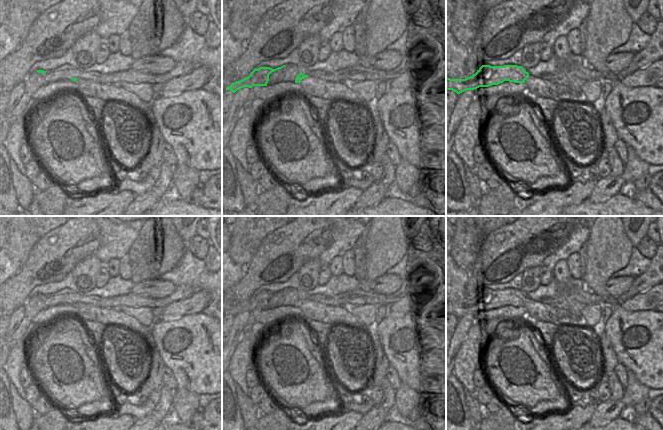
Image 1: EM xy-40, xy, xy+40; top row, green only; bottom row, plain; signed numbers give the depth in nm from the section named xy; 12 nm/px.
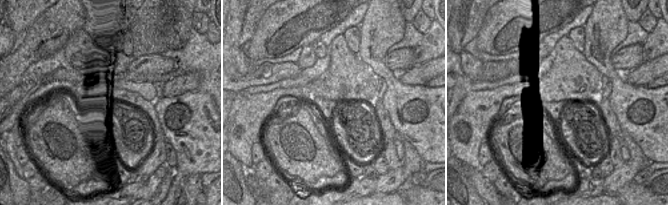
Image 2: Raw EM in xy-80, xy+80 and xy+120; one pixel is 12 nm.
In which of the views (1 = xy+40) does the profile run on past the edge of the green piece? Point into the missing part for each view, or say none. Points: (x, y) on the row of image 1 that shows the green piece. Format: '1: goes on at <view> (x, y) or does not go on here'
1: goes on at xy+40 (538, 87)

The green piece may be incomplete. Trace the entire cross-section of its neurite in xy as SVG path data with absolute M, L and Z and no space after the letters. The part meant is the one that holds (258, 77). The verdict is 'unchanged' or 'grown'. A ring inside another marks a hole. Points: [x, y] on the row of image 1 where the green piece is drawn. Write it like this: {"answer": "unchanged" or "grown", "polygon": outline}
{"answer": "unchanged", "polygon": "M285 65L276 69L272 69L270 67L260 67L258 69L255 68L248 77L232 83L227 87L227 90L231 90L233 93L235 93L237 90L243 87L252 88L253 86L267 86L269 75L283 67L285 67Z"}

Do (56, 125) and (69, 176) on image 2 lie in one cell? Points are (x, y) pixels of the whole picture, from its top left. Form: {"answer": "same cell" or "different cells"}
{"answer": "same cell"}

